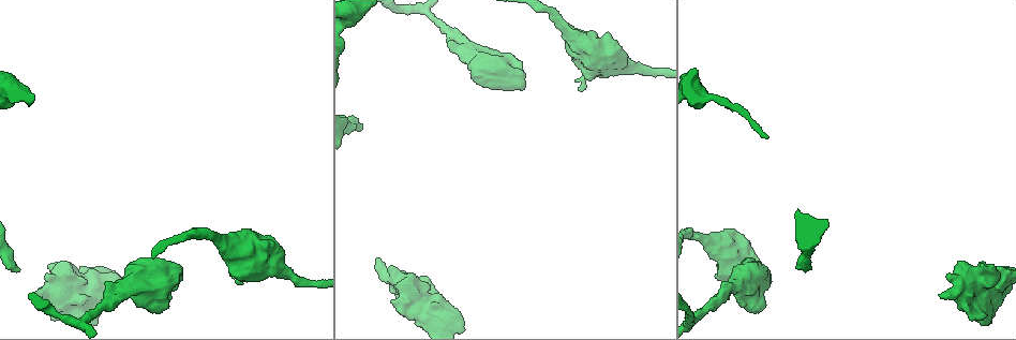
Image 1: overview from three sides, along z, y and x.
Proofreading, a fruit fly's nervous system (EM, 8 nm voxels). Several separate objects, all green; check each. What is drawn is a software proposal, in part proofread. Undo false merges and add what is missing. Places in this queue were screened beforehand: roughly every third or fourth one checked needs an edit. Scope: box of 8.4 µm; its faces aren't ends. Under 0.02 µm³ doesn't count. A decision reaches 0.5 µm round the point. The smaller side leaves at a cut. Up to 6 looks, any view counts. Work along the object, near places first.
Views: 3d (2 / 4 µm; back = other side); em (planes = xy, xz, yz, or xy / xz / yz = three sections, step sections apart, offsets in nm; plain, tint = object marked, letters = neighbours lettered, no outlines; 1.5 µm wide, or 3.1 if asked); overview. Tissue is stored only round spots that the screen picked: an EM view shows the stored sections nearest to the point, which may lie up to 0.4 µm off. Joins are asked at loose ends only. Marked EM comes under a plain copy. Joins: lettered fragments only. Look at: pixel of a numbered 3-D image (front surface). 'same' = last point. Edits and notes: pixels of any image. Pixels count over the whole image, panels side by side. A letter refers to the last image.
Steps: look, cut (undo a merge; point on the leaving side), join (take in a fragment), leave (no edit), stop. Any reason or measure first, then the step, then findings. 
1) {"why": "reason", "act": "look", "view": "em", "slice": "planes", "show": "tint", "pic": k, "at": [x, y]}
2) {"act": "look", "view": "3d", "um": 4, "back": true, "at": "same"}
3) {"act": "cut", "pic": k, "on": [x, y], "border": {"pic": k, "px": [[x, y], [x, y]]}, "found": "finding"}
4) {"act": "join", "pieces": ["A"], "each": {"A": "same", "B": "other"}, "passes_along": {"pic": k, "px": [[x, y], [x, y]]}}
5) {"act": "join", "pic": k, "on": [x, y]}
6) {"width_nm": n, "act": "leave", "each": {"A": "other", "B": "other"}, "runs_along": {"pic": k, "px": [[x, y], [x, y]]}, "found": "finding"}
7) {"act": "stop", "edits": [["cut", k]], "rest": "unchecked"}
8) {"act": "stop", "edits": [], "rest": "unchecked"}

{"why": "an open end", "act": "look", "view": "em", "slice": "yz", "step": 8, "show": "tint", "pic": 1, "at": [378, 259]}

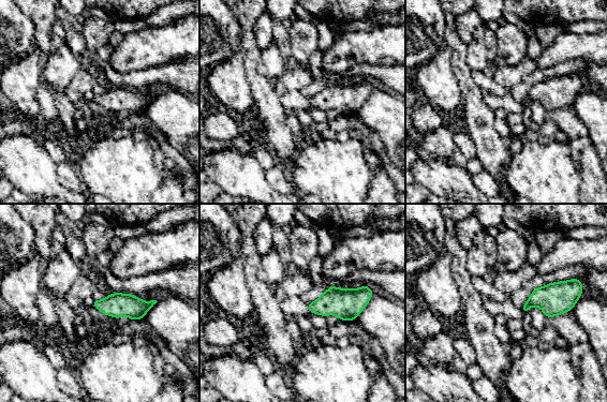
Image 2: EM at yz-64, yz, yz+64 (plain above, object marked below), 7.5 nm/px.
{"act": "look", "view": "em", "slice": "planes", "show": "letters", "at": "same"}

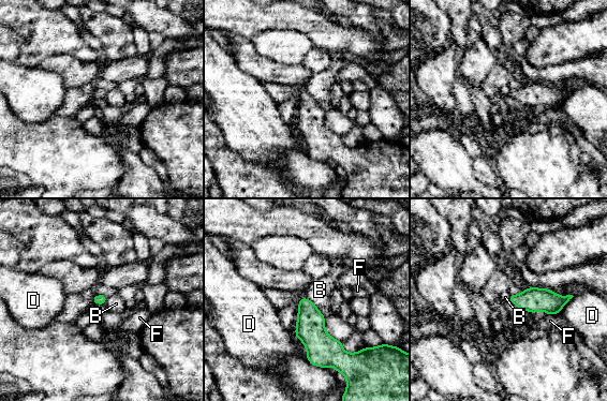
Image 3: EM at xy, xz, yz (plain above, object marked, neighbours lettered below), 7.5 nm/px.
{"act": "leave", "each": {"B": "other", "D": "other", "F": "other"}, "border": {"pic": 3, "px": [[307, 298], [317, 307]]}, "found": "none of them fits"}

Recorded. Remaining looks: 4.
{"why": "tapers out", "act": "look", "view": "3d", "um": 2, "back": true, "pic": 1, "at": [239, 283]}

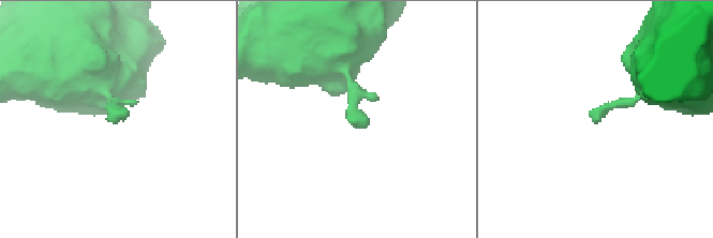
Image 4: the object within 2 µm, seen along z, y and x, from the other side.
{"why": "shape alone is not enough", "act": "look", "view": "em", "slice": "planes", "show": "letters", "pic": 4, "at": [122, 117]}

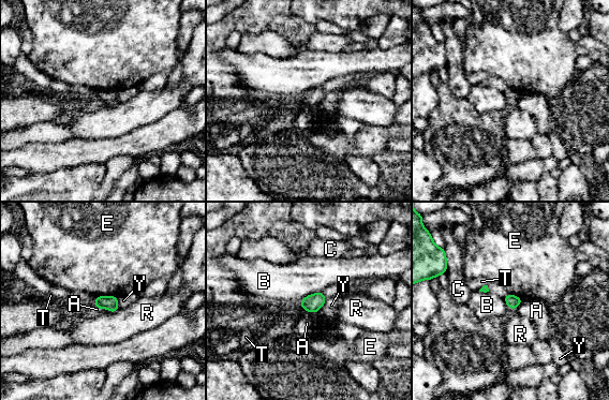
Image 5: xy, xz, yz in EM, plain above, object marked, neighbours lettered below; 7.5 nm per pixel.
{"act": "leave", "each": {"A": "other", "B": "other", "C": "other", "E": "other", "R": "other", "T": "other", "Y": "other"}, "found": "none of them fits"}

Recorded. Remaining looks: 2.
{"why": "thick end", "act": "look", "view": "3d", "um": 4, "pic": 1, "at": [759, 307]}

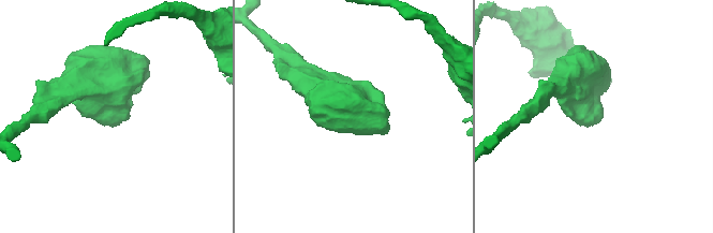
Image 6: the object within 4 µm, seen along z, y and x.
{"why": "need the tissue", "act": "look", "view": "em", "um": 3.1, "slice": "planes", "show": "letters", "pic": 6, "at": [594, 123]}

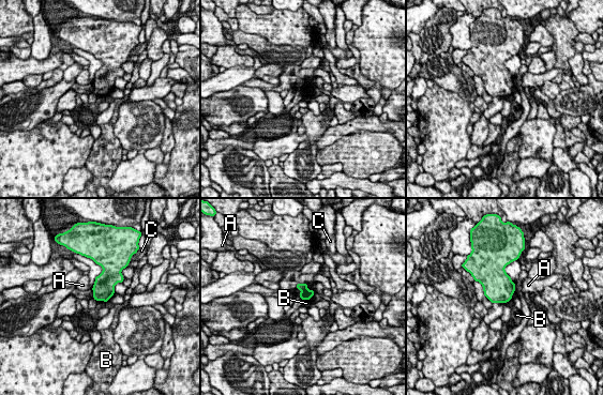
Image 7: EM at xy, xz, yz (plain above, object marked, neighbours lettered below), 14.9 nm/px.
{"act": "leave", "each": {"A": "other", "B": "other", "C": "other"}, "border": {"pic": 7, "px": [[98, 300], [105, 302]]}, "found": "no lettered fragment goes on from it"}

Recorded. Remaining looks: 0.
{"act": "stop", "edits": [], "rest": "unchecked"}

